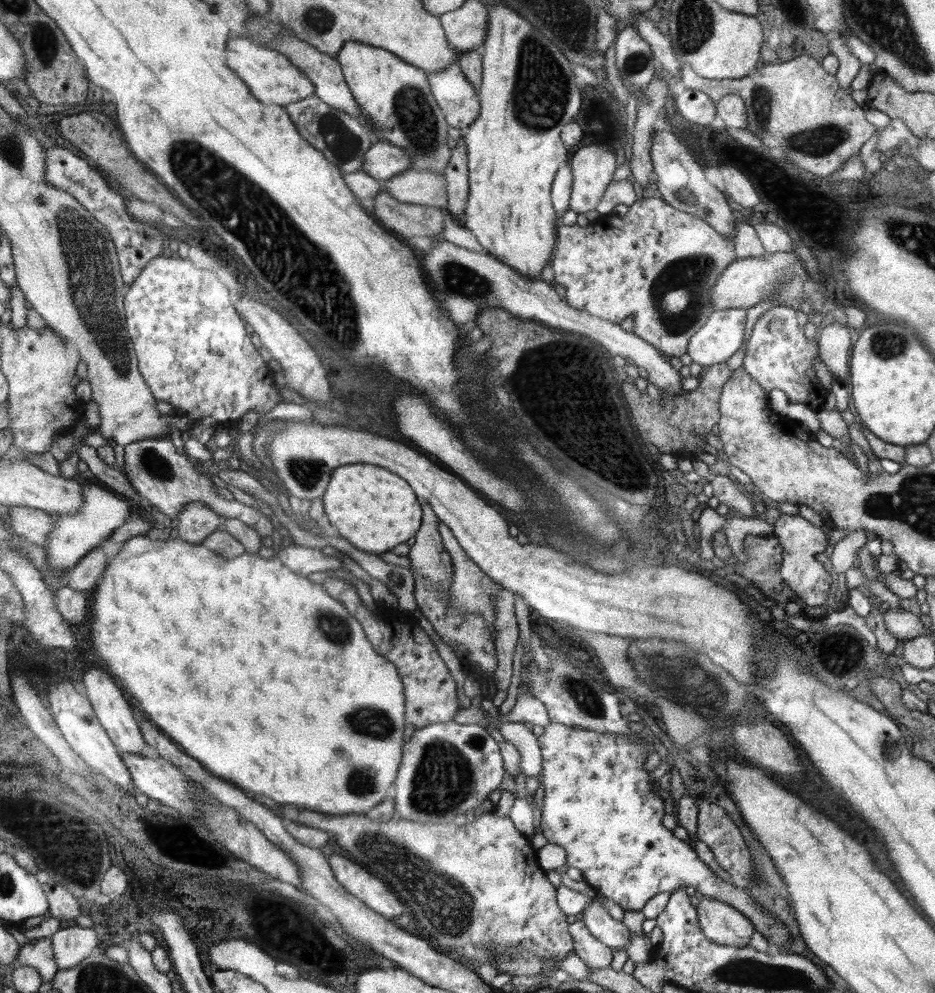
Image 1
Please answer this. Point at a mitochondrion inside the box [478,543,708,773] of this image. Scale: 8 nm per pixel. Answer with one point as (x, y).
(578, 689)

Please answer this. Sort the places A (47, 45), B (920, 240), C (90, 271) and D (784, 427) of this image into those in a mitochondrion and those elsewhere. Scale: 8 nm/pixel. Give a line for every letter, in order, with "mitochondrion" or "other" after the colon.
A: mitochondrion
B: mitochondrion
C: mitochondrion
D: mitochondrion

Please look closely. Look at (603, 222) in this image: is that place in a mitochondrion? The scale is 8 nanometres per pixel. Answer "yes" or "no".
no

